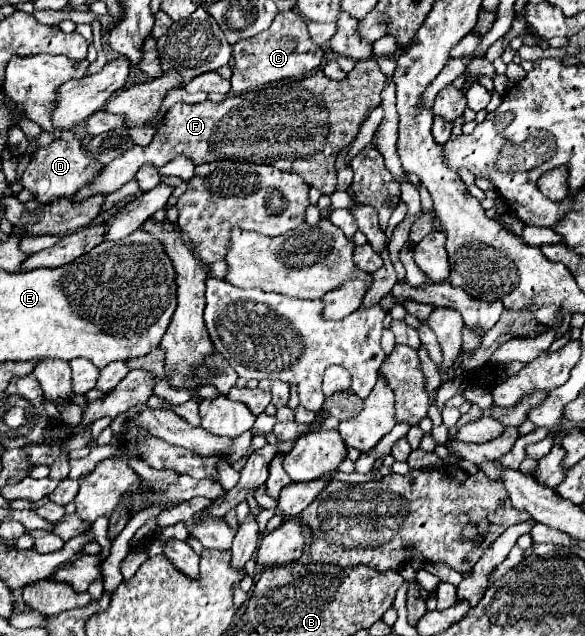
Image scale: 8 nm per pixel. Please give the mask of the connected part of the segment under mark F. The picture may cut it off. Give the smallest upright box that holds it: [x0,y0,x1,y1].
[73,57,387,201]

